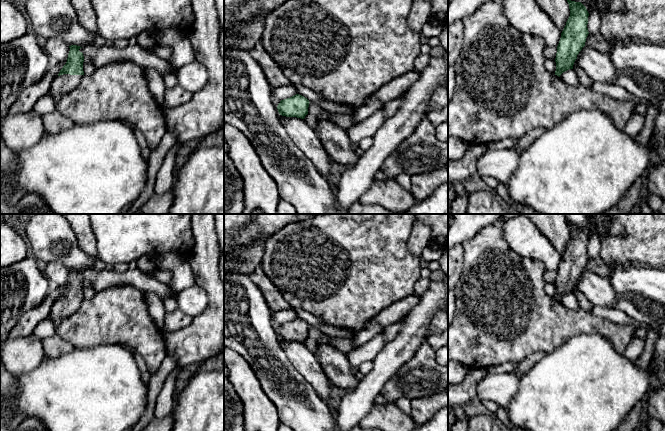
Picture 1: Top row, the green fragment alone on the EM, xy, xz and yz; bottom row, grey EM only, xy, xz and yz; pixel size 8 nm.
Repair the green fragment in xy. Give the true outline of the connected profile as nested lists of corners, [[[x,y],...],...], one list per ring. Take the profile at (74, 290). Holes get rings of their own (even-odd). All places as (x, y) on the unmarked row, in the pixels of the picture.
[[[71,269],[69,272],[70,275],[67,286],[52,306],[48,315],[52,319],[54,327],[60,325],[65,318],[72,316],[84,299],[84,280],[83,277],[79,275],[82,271]]]

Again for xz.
[[[296,318],[290,322],[281,324],[277,333],[282,340],[304,343],[308,338],[309,327],[310,326],[307,322]]]

